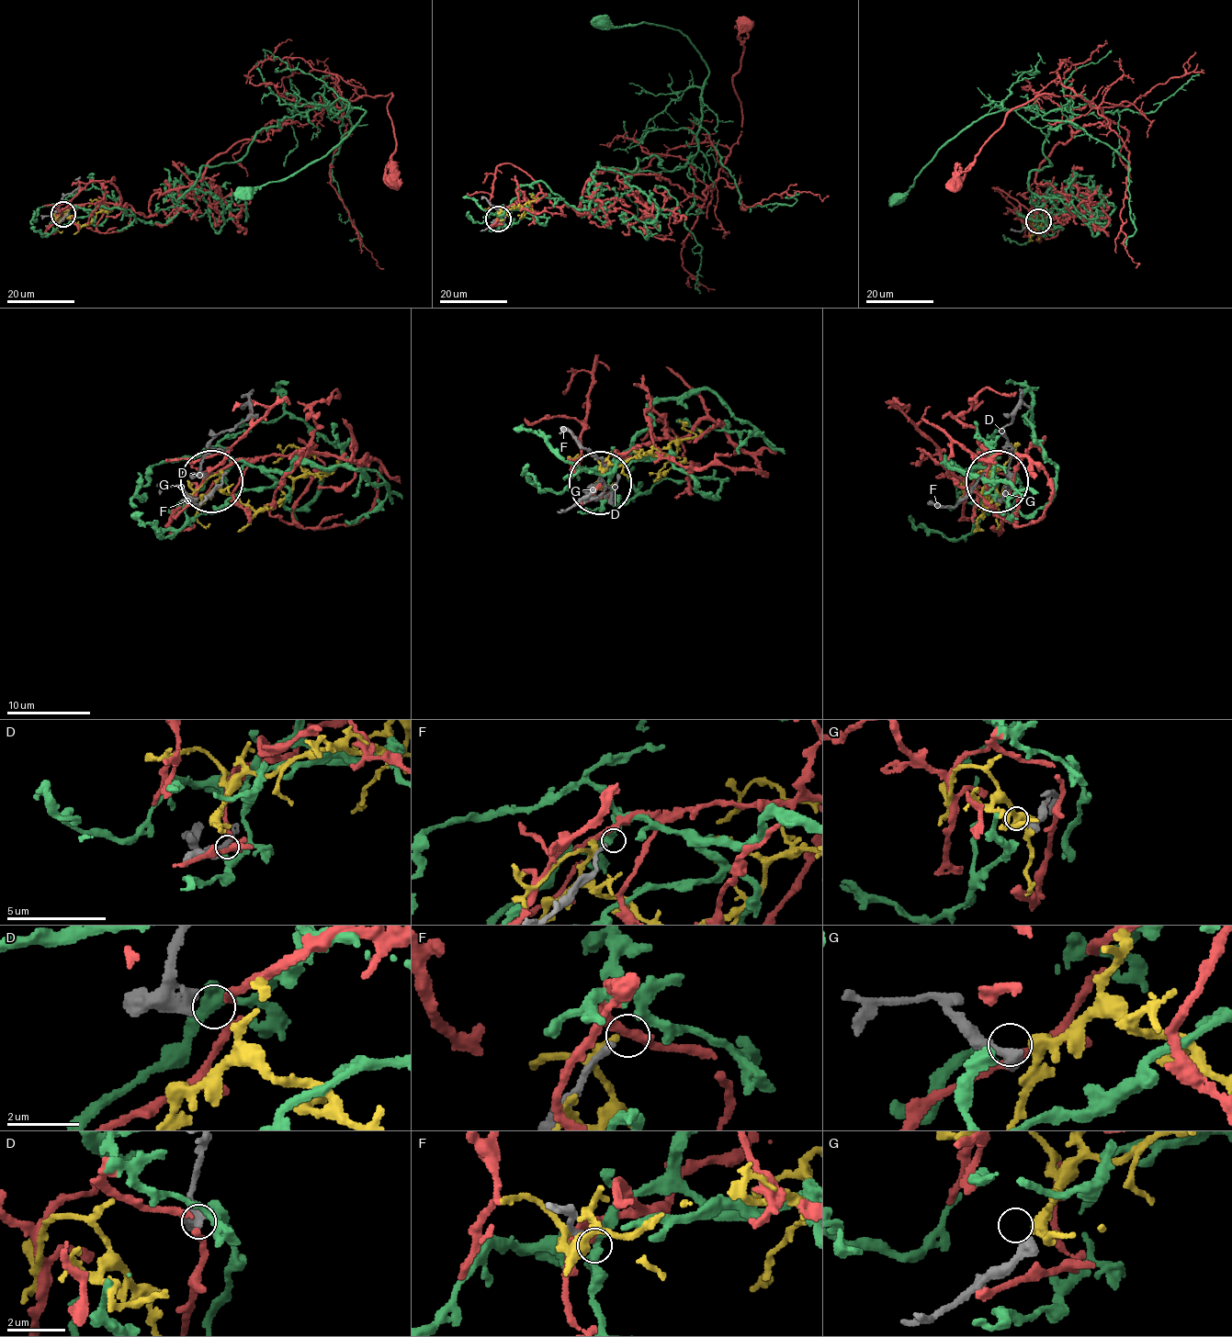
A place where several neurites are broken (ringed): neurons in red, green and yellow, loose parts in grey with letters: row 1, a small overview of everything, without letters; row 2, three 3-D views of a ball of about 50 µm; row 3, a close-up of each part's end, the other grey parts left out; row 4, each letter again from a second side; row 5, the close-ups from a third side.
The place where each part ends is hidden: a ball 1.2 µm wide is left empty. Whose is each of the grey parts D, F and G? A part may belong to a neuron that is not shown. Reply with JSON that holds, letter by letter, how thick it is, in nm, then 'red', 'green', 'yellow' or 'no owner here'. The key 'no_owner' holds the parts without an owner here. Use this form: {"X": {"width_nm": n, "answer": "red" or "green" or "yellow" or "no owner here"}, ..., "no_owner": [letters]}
{"D": {"width_nm": 320, "answer": "red"}, "F": {"width_nm": 200, "answer": "green"}, "G": {"width_nm": 320, "answer": "yellow"}, "no_owner": []}

